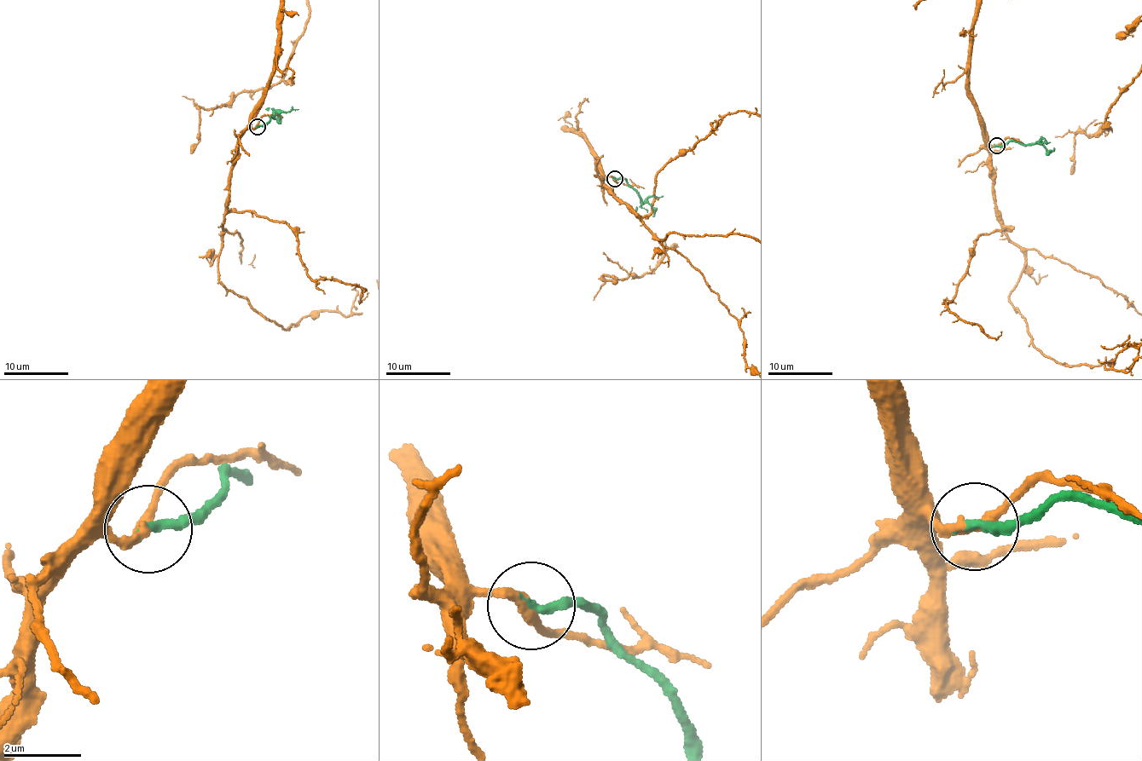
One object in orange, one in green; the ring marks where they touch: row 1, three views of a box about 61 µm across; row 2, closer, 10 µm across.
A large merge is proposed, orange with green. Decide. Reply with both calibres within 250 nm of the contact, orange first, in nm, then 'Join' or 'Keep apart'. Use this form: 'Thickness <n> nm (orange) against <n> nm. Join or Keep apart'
Thickness 260 nm (orange) against 280 nm. Join

